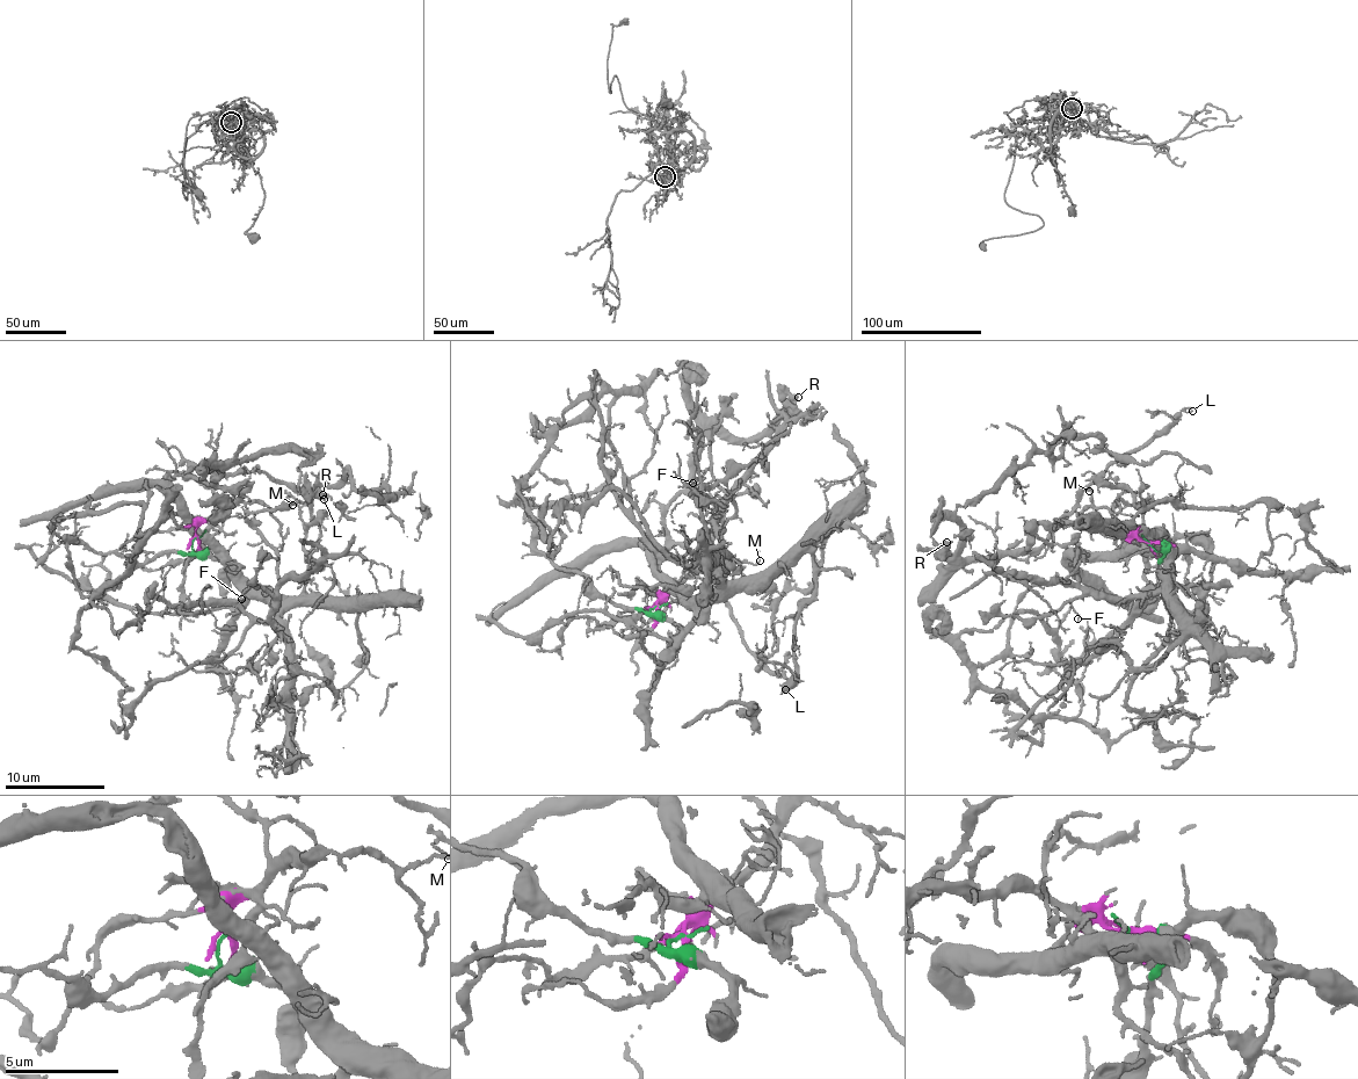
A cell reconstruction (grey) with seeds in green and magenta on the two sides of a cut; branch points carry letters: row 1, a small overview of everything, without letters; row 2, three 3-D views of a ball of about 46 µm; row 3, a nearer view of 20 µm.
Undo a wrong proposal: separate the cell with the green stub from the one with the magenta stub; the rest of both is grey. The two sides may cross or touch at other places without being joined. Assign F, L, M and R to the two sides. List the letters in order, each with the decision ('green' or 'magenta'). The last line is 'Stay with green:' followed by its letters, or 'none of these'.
F: green
L: magenta
M: magenta
R: magenta
Stay with green: F

